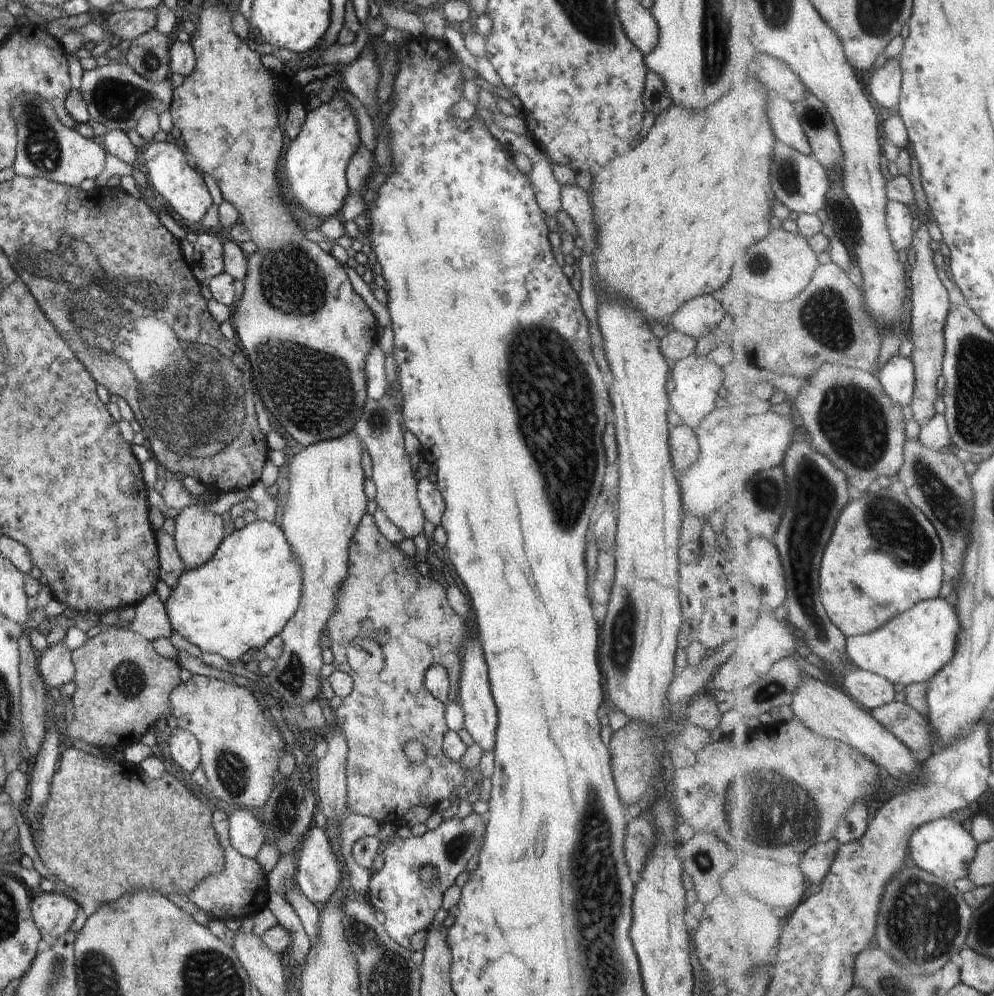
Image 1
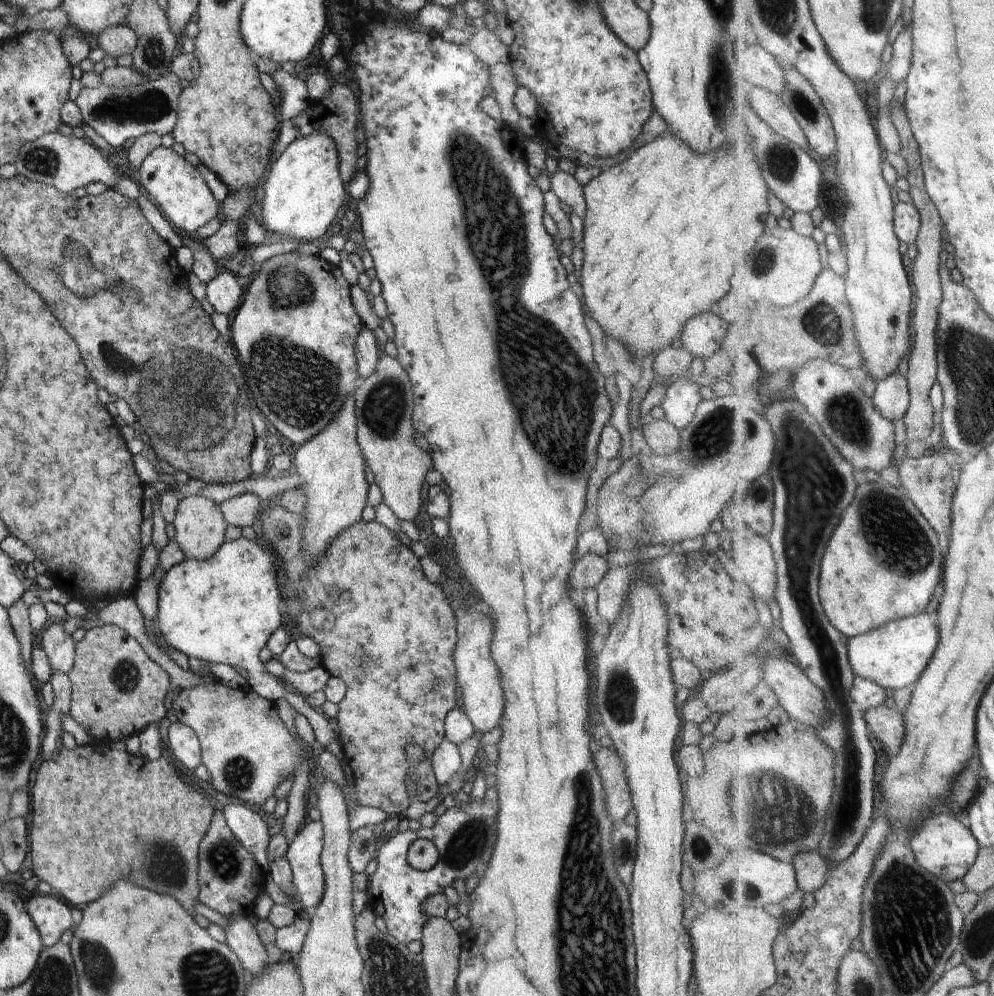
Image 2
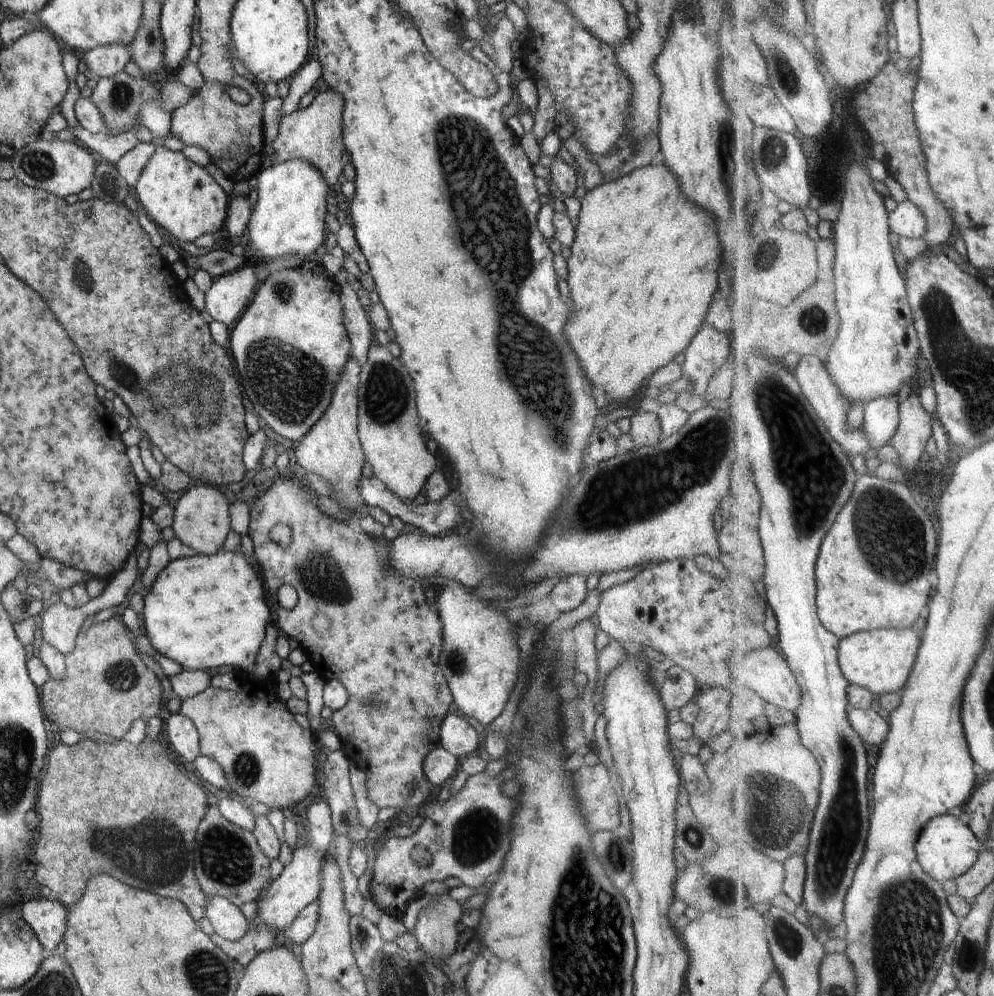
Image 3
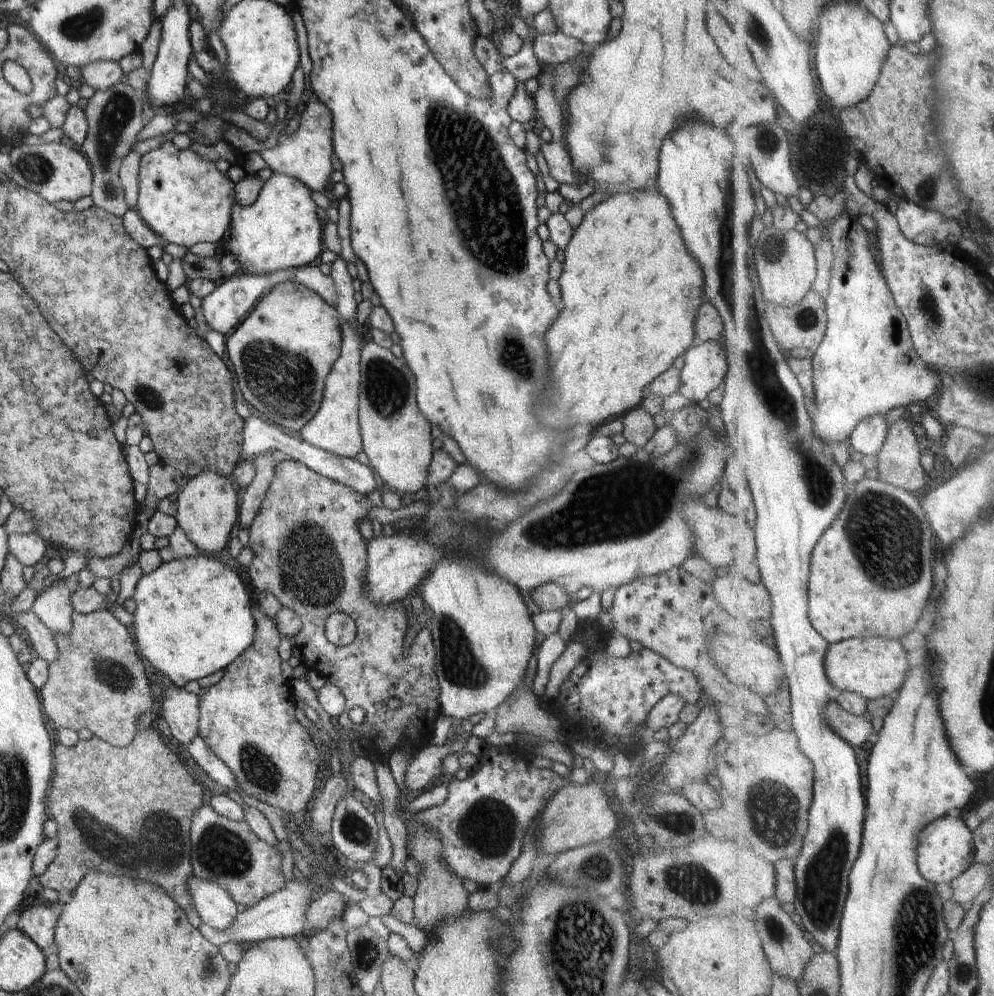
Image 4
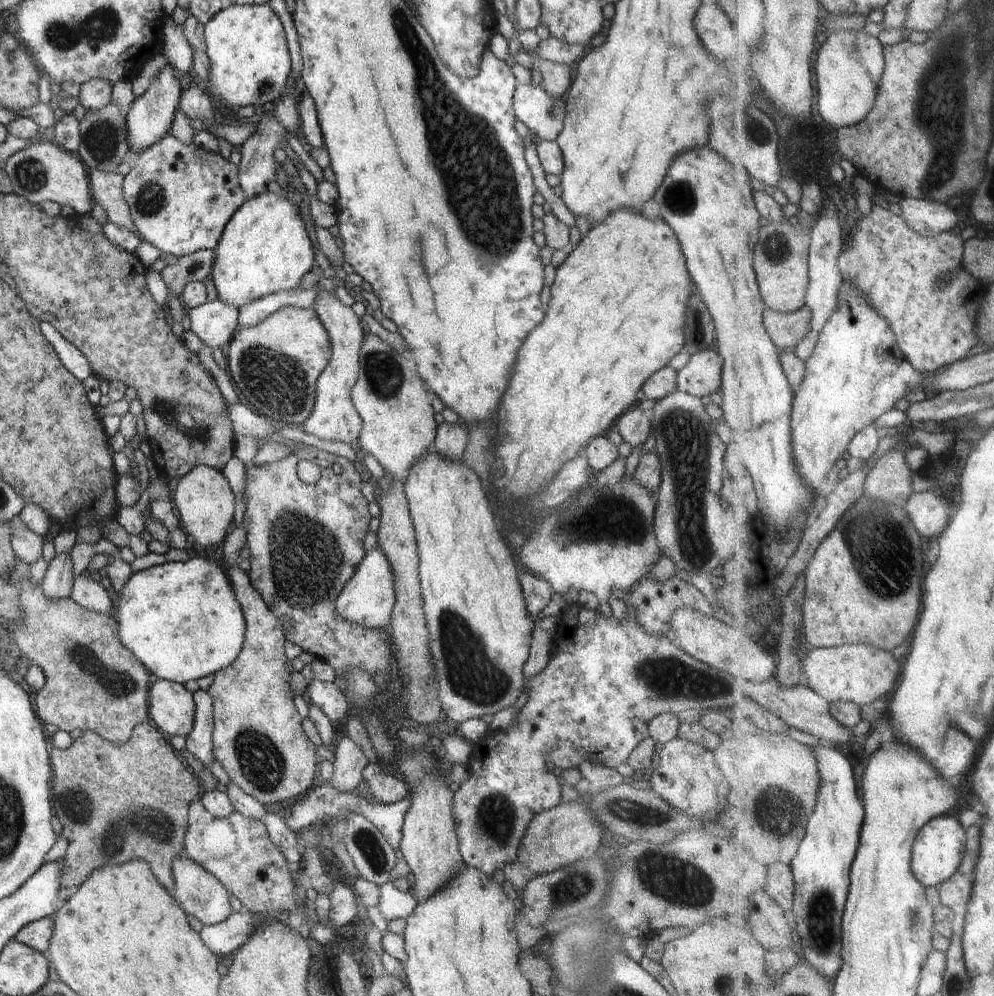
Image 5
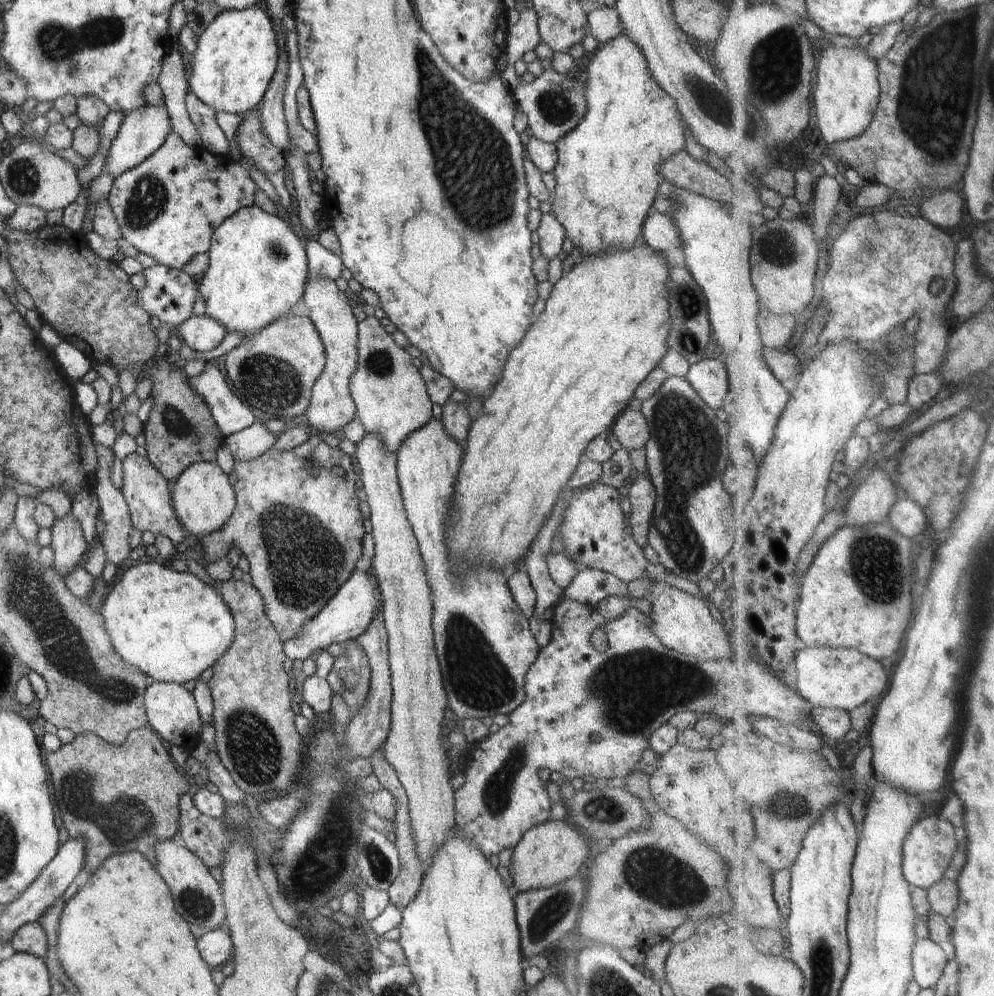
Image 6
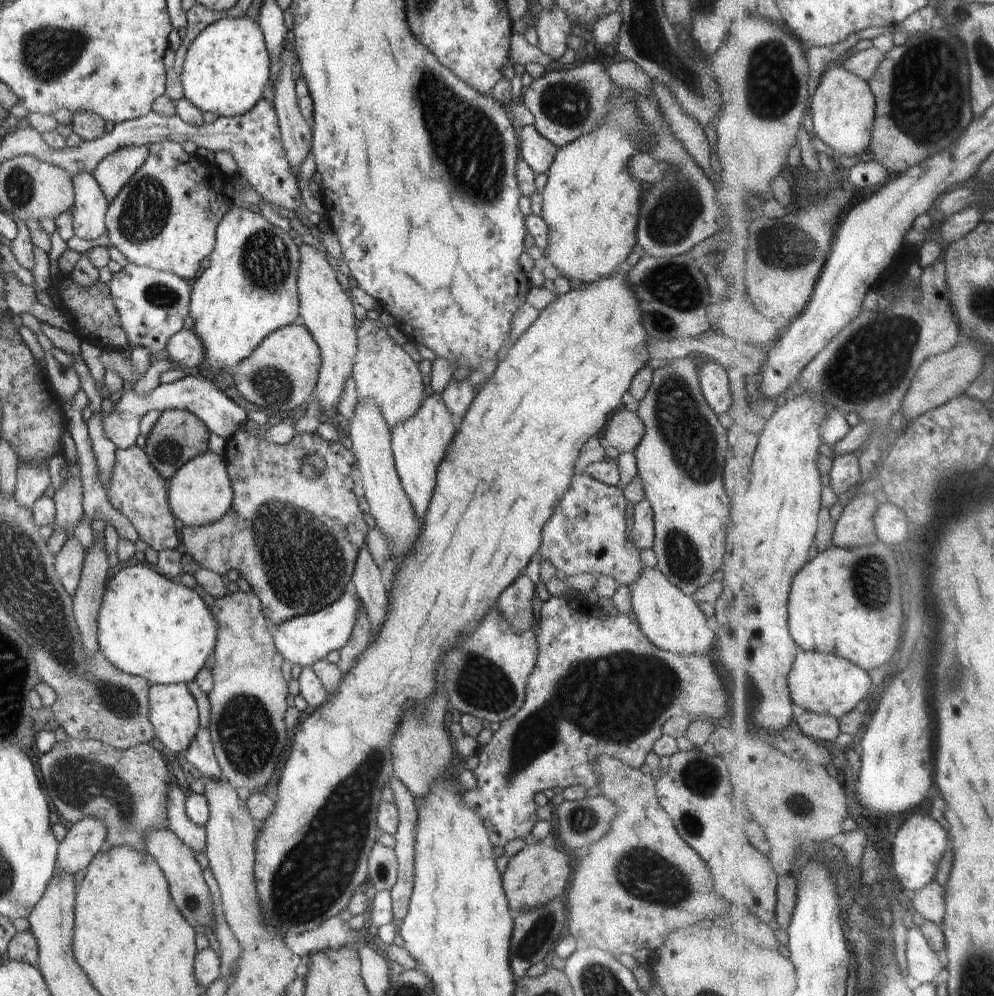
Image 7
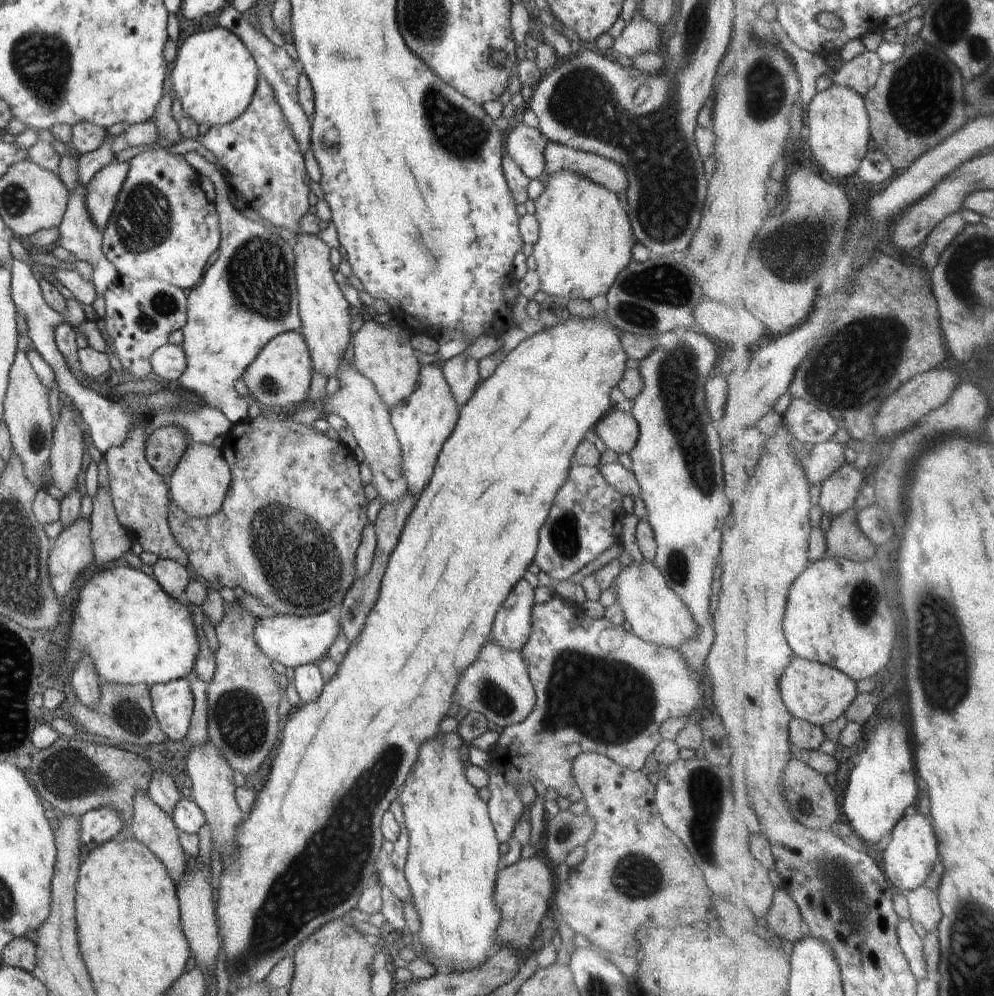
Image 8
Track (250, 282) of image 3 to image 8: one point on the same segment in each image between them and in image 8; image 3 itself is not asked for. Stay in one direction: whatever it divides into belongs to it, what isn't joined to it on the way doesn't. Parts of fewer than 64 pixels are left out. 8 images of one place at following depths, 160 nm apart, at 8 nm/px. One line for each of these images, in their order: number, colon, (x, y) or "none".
4: (232, 301)
5: (214, 323)
6: (201, 333)
7: (185, 348)
8: (168, 362)

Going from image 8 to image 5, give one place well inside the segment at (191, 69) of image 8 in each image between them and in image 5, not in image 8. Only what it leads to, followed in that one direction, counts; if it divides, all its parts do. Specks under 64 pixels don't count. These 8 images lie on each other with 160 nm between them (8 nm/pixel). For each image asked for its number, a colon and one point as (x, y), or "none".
5: (250, 65)
6: (236, 57)
7: (226, 70)

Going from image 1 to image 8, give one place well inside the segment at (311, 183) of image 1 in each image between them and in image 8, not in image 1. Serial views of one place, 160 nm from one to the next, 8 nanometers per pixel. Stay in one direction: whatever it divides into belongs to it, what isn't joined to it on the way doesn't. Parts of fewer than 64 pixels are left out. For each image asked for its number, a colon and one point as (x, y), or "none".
2: (303, 192)
3: (288, 218)
4: (281, 230)
5: (265, 247)
6: (258, 270)
7: (250, 290)
8: (249, 295)

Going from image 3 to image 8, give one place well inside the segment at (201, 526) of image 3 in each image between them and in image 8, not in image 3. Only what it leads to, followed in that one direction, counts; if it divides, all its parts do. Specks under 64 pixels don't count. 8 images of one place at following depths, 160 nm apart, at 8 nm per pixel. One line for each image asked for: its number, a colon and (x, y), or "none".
4: (207, 511)
5: (206, 504)
6: (203, 499)
7: (200, 493)
8: (199, 484)

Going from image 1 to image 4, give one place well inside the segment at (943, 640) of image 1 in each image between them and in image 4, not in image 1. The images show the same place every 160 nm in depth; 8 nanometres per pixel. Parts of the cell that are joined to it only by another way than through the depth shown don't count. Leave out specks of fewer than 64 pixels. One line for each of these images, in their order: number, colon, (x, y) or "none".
2: (896, 655)
3: (882, 660)
4: (877, 667)

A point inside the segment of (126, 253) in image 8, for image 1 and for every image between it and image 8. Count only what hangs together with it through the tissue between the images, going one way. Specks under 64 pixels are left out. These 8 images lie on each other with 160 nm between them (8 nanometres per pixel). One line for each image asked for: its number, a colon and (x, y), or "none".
1: (172, 175)
2: (176, 188)
3: (176, 193)
4: (185, 200)
5: (181, 197)
6: (168, 207)
7: (166, 216)

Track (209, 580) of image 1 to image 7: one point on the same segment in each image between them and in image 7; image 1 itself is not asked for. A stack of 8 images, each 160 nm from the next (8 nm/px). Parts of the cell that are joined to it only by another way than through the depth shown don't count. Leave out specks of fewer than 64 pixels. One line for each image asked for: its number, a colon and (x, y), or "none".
2: (224, 609)
3: (205, 611)
4: (193, 617)
5: (182, 621)
6: (173, 626)
7: (150, 626)

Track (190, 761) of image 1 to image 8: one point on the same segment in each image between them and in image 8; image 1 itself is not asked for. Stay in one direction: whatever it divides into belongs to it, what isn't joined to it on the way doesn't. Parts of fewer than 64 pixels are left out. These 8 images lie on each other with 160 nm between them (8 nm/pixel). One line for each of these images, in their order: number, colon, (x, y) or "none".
2: (184, 744)
3: (182, 733)
4: (180, 709)
5: (172, 710)
6: (172, 713)
7: (172, 710)
8: (172, 702)

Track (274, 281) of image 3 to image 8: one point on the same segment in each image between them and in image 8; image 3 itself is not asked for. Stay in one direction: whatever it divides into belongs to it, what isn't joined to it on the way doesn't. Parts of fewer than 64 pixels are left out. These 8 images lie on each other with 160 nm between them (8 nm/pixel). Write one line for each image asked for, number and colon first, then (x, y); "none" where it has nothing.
4: (281, 353)
5: (275, 364)
6: (274, 369)
7: (281, 374)
8: (279, 377)

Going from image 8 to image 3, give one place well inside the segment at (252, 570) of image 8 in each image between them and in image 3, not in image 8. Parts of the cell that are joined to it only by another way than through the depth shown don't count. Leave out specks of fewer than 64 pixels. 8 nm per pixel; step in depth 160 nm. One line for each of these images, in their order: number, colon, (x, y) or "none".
3: (383, 645)
4: (308, 552)
5: (304, 541)
6: (302, 536)
7: (295, 540)

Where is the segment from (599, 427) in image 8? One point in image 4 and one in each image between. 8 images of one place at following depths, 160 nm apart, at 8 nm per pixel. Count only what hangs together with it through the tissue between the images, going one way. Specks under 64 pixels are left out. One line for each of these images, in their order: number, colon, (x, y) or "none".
4: (639, 428)
5: (634, 426)
6: (630, 428)
7: (624, 430)

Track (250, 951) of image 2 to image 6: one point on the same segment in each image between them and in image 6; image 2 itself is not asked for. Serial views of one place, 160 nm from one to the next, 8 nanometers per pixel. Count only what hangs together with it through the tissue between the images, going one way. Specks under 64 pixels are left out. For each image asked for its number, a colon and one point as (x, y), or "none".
3: (227, 920)
4: (218, 910)
5: (199, 894)
6: (197, 896)

